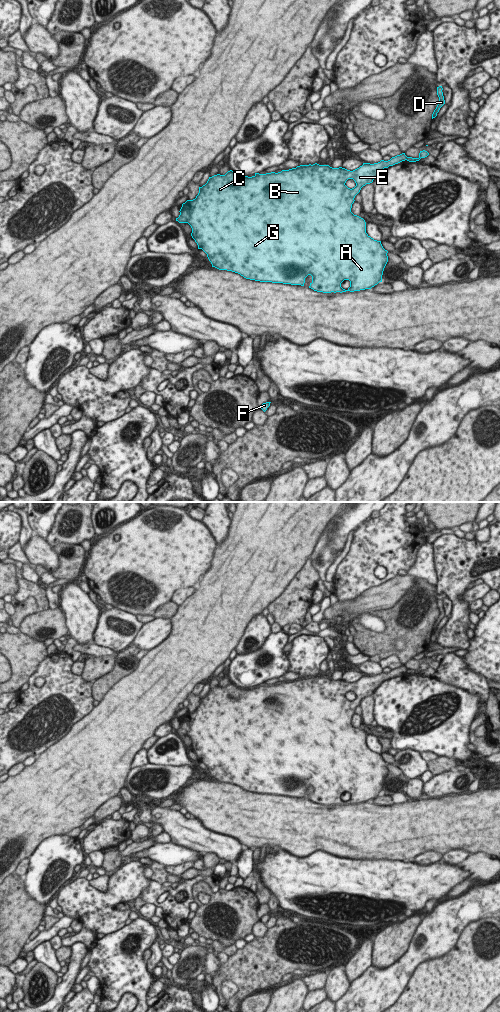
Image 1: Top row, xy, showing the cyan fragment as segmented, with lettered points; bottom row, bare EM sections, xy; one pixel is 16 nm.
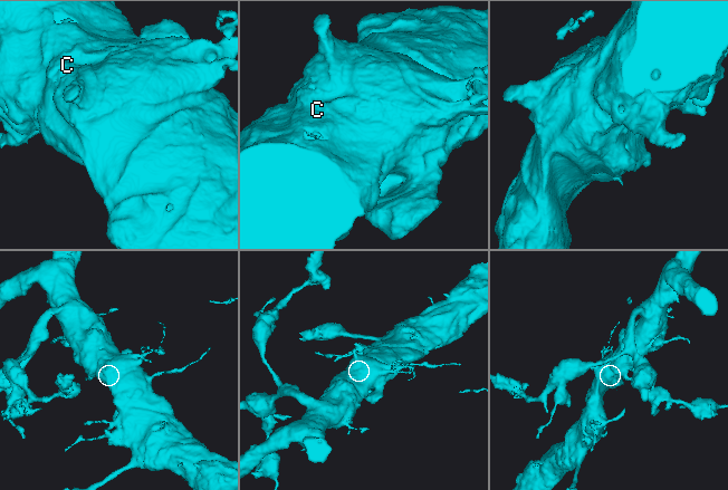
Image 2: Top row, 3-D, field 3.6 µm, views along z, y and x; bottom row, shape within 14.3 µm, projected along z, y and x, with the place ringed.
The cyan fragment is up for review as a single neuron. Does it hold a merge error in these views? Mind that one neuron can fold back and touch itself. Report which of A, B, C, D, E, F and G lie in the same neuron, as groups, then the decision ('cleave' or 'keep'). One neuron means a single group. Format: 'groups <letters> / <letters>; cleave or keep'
groups A B C E F G / D; cleave

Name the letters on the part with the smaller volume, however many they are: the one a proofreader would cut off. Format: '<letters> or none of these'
D

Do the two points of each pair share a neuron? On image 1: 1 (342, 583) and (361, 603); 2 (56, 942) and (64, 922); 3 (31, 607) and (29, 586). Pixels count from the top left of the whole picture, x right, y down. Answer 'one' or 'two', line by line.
1: two
2: two
3: two

